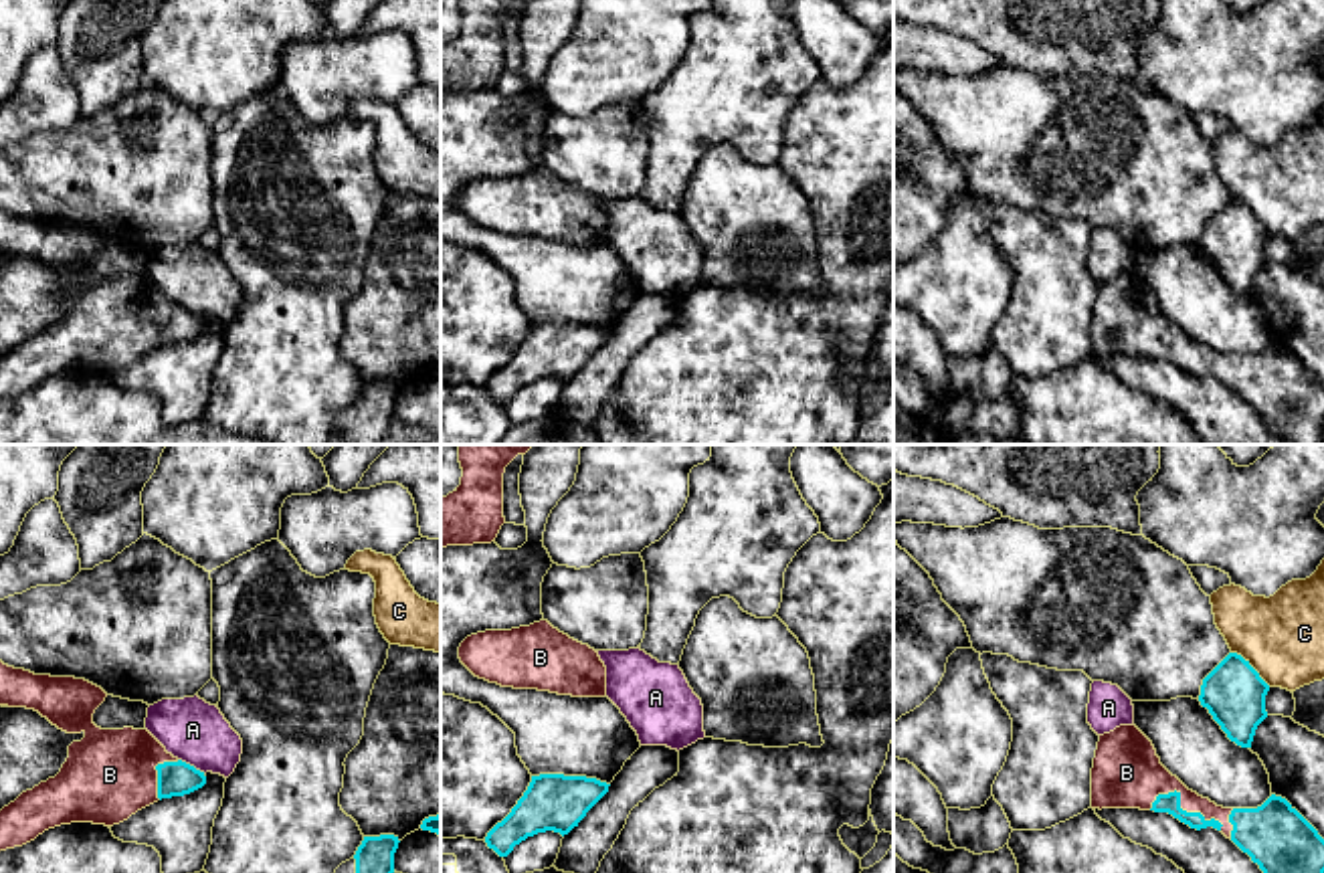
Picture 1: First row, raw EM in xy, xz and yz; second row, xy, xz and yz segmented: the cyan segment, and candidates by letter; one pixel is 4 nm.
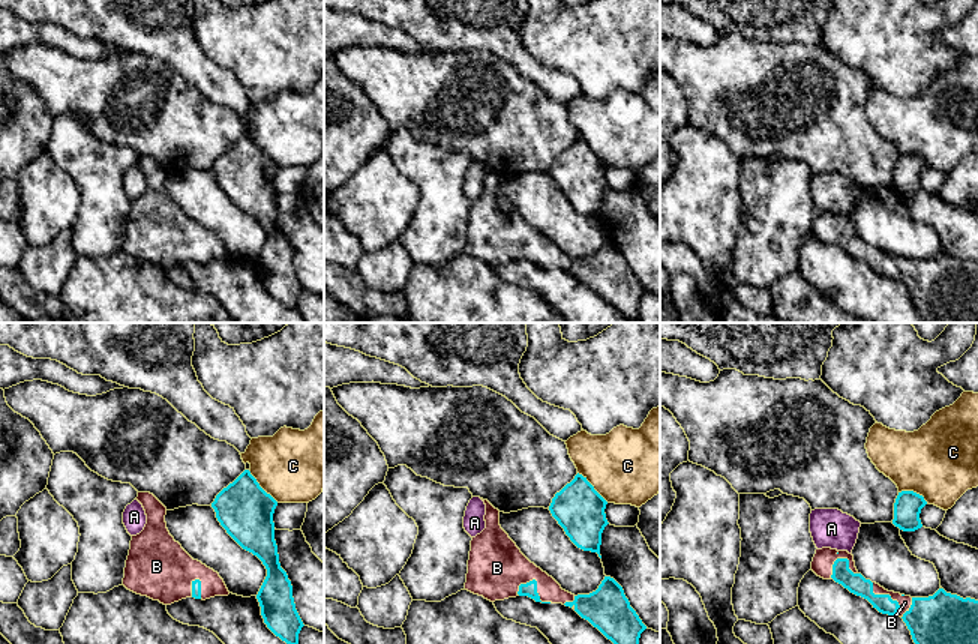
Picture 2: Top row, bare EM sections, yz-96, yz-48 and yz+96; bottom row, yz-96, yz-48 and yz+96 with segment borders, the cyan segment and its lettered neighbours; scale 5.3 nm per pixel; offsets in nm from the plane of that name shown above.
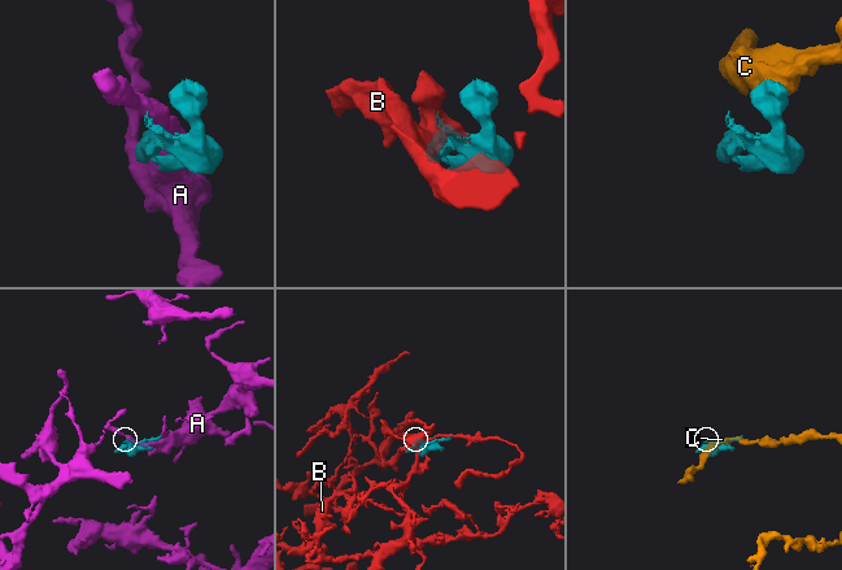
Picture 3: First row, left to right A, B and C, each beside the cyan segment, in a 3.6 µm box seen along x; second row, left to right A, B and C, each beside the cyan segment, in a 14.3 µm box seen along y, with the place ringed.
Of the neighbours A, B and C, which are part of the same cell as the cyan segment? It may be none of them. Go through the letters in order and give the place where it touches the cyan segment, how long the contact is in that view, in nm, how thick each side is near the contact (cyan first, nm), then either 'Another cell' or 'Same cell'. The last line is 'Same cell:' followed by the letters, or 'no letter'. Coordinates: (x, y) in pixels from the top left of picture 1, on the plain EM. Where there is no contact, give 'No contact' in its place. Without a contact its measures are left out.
A: Touches cyan at xy (193, 314). Shared border 130 nm. Thickness 140 nm (cyan) against 260 nm. Another cell
B: Touches cyan at yz (1179, 354). Shared border 320 nm. Thickness 80 nm (cyan) against 280 nm. Same cell
C: Touches cyan at yz (1252, 215). Shared border 220 nm. Thickness 240 nm (cyan) against 340 nm. Another cell
Same cell: B

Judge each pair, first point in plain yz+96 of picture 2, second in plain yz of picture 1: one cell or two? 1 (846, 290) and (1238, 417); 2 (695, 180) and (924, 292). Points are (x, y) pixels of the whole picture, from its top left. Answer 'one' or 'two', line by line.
1: one
2: one

